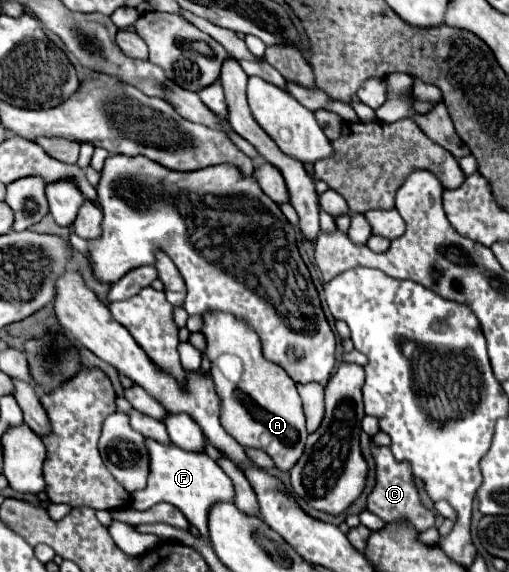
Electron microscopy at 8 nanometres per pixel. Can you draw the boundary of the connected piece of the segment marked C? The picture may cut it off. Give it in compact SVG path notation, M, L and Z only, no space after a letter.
M370 443L370 453L372 453L374 463L376 463L376 483L374 483L372 493L368 495L368 511L378 515L386 523L404 517L404 519L412 521L412 525L418 531L424 531L424 529L432 527L436 515L434 515L434 511L424 507L424 503L420 499L420 493L418 493L418 487L414 483L412 467L406 461L396 461L388 447L378 447L378 445Z

